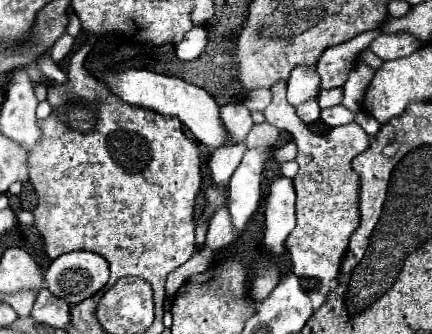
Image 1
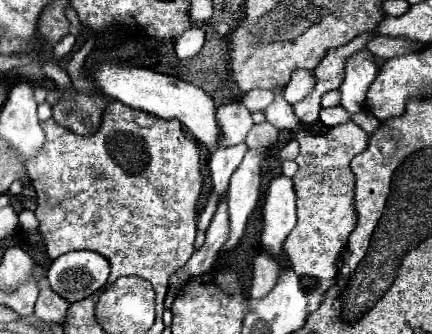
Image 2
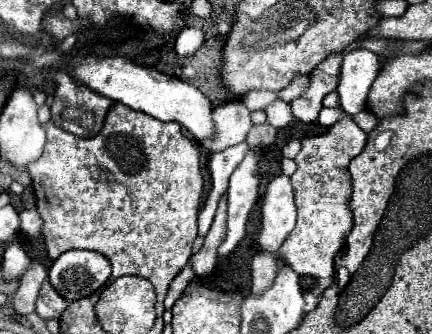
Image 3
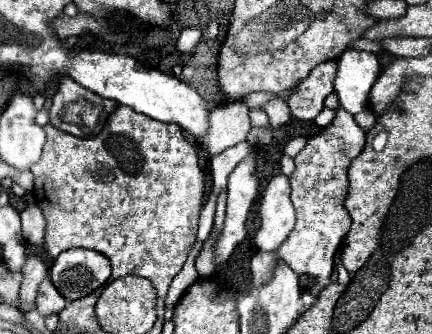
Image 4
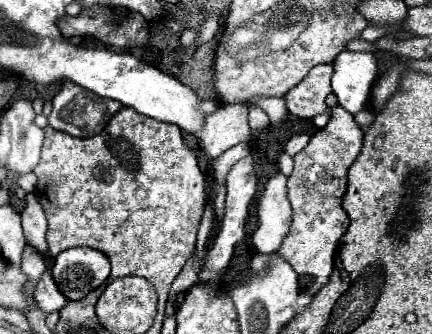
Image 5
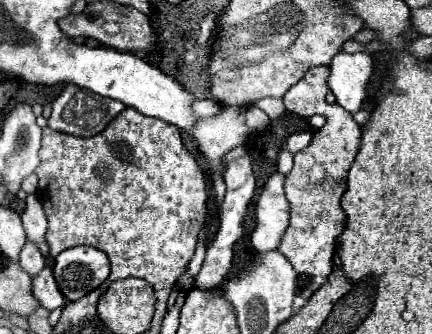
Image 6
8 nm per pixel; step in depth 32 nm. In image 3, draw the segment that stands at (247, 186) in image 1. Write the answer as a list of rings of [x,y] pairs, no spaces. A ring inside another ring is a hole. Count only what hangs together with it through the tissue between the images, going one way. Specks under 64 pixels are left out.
[[[246,156],[230,176],[226,236],[218,246],[218,258],[226,258],[246,236],[246,220],[258,200],[258,156]]]

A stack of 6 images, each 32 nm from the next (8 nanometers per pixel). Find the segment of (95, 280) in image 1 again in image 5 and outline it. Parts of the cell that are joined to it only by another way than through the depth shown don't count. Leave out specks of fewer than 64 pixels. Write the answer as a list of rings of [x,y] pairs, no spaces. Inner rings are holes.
[[[70,248],[56,256],[52,276],[68,300],[80,300],[110,276],[110,260],[100,250]]]

